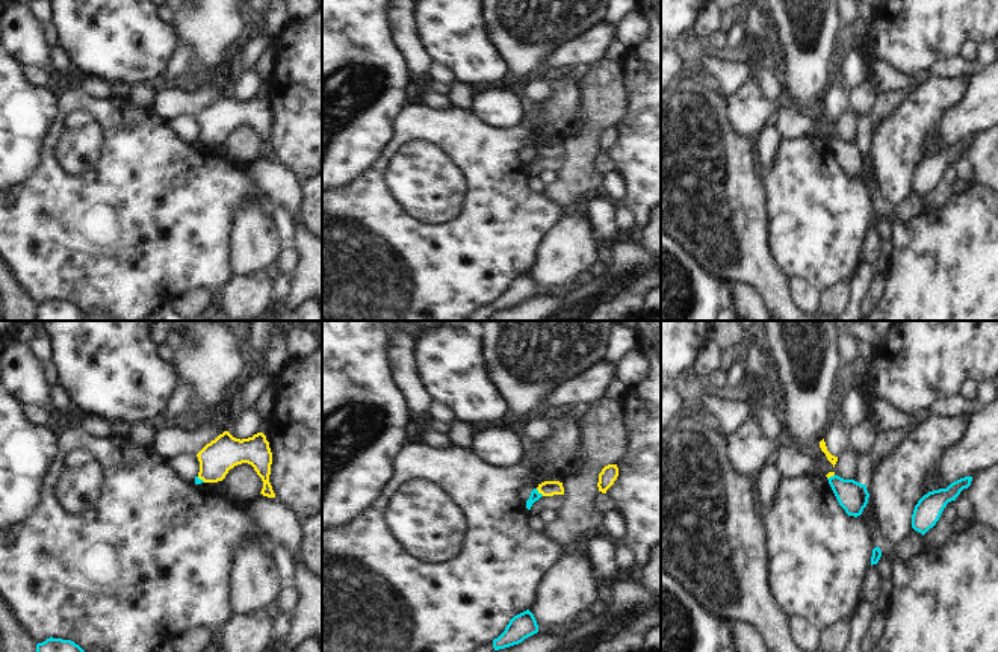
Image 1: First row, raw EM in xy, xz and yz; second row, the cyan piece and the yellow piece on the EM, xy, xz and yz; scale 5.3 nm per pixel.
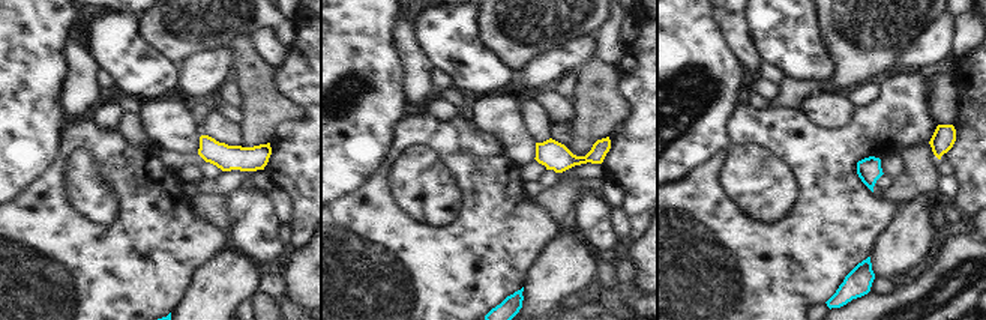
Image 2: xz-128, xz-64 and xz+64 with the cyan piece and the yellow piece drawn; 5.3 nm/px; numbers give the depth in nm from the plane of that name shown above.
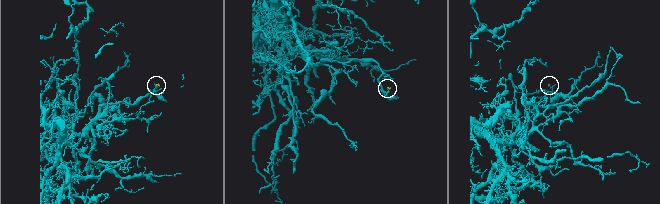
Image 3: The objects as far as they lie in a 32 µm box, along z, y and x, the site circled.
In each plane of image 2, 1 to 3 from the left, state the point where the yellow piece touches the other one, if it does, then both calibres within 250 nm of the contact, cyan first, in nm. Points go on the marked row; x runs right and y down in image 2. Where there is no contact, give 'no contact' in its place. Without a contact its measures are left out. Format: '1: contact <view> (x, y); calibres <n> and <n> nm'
1: no contact
2: no contact
3: no contact

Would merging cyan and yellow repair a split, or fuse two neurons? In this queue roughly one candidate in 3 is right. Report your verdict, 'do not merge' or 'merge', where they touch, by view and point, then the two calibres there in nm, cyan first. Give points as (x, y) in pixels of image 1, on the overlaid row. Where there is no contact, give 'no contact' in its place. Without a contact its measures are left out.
do not merge | xz (540, 493) | 50/80 nm

